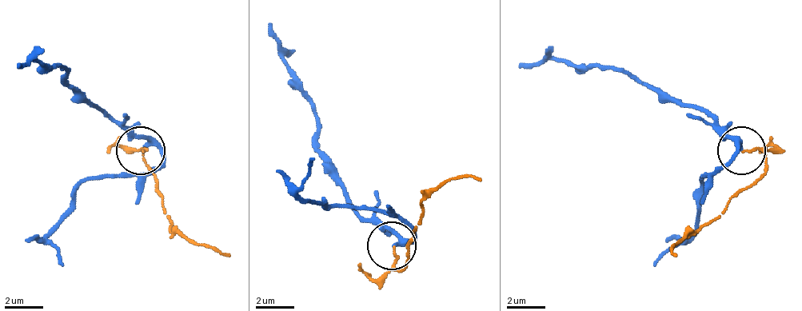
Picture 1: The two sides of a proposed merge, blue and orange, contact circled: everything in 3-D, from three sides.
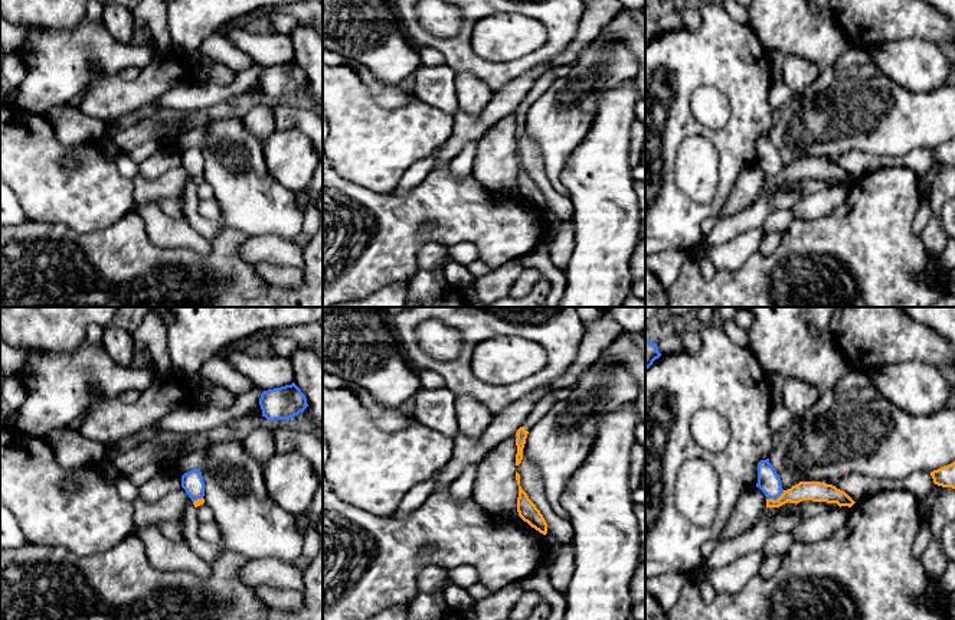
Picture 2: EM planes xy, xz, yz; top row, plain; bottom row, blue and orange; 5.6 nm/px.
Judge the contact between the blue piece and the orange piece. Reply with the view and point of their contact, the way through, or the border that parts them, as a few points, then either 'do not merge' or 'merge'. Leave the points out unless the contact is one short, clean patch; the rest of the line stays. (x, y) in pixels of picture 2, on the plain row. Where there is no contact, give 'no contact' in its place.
meets blue in yz at (775, 176); border along yz (784, 167), (775, 176), (768, 176); do not merge

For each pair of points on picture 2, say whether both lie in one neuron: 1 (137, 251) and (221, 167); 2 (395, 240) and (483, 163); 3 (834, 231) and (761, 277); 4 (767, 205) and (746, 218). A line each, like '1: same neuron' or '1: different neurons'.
1: different neurons
2: different neurons
3: same neuron
4: same neuron

